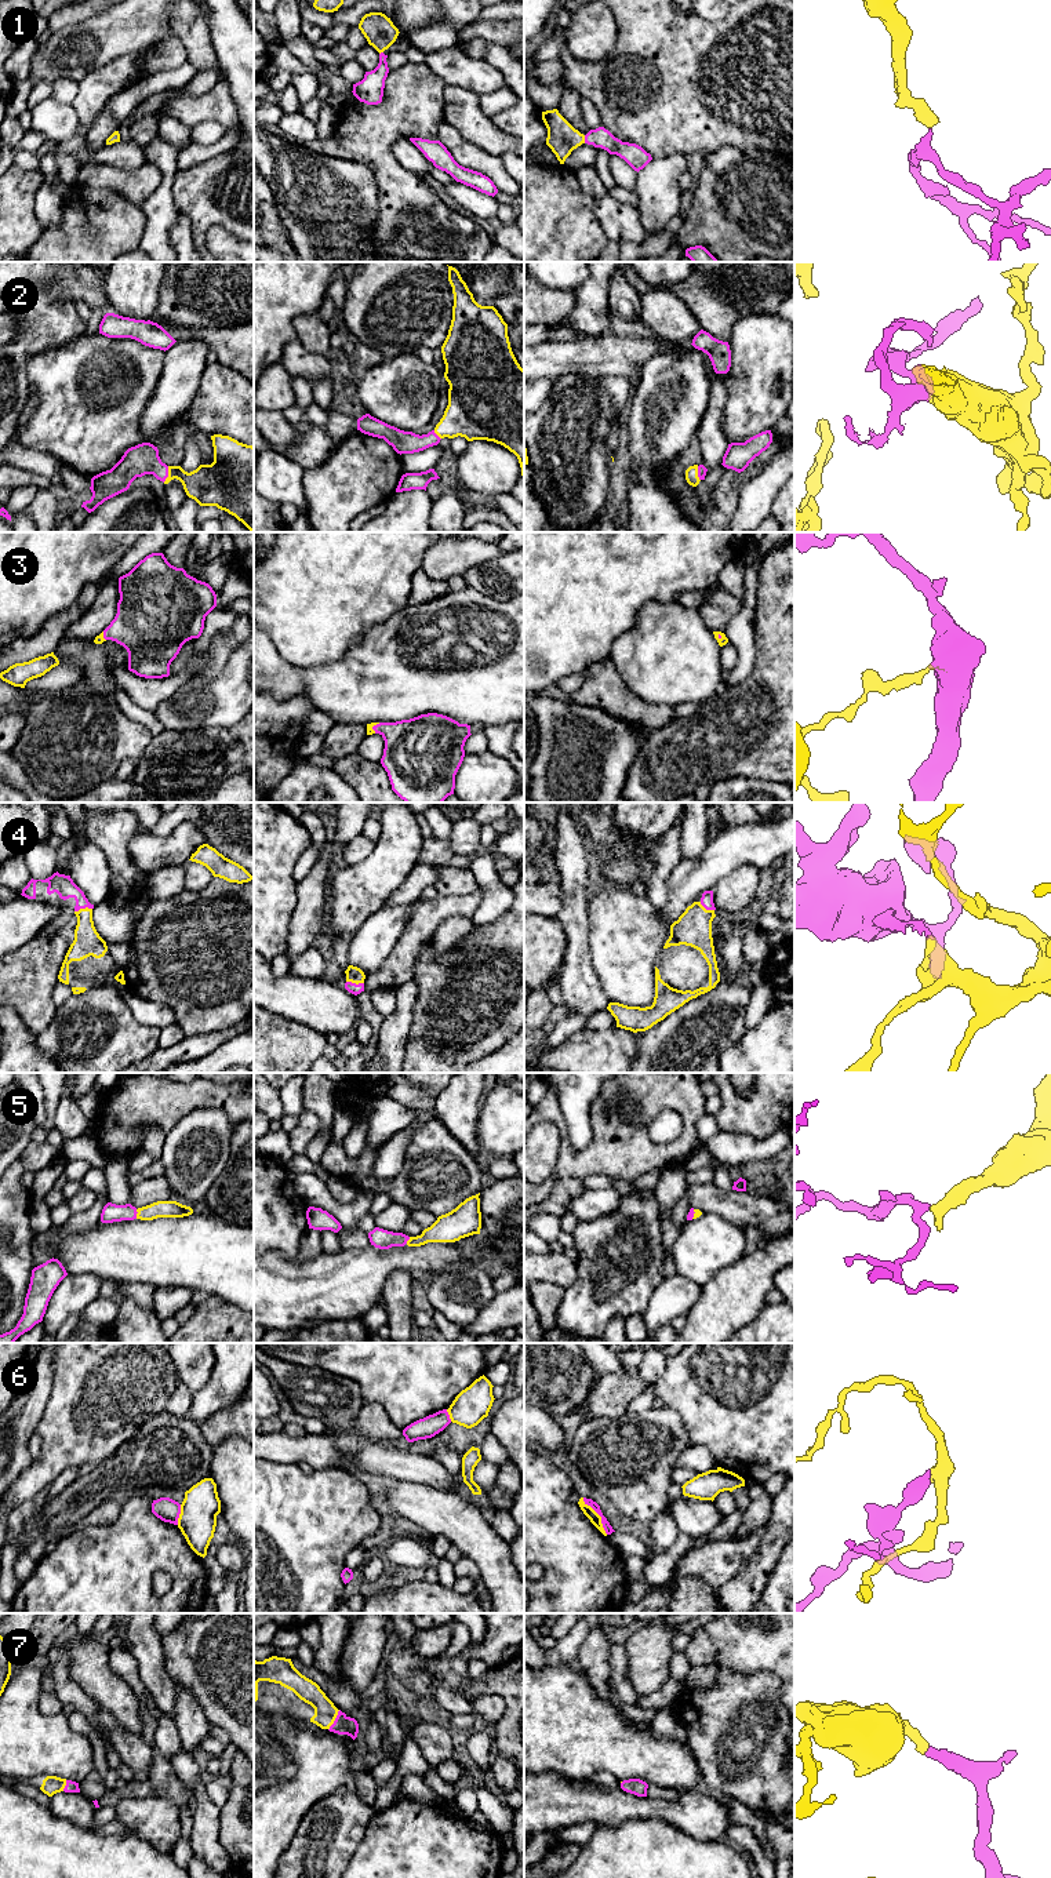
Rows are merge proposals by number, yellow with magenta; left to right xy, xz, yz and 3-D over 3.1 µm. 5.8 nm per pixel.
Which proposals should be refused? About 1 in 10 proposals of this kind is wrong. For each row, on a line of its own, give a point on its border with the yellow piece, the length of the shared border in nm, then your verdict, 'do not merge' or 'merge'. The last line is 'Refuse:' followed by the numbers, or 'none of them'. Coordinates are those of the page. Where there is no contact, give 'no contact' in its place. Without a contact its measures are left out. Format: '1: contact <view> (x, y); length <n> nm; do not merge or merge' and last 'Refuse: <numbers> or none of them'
1: contact yz (584, 139); length 50 nm; merge
2: contact xy (168, 475); length 100 nm; merge
3: contact xz (373, 725); length 70 nm; merge
4: contact xy (83, 909); length 110 nm; merge
5: contact xy (137, 1214); length 60 nm; merge
6: contact yz (599, 1516); length 260 nm; do not merge
7: contact xz (334, 1720); length 140 nm; merge
Refuse: 6

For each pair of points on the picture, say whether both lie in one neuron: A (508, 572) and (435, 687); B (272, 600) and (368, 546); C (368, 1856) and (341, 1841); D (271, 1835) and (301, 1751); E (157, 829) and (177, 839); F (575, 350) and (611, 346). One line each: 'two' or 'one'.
A: two
B: one
C: two
D: one
E: two
F: one

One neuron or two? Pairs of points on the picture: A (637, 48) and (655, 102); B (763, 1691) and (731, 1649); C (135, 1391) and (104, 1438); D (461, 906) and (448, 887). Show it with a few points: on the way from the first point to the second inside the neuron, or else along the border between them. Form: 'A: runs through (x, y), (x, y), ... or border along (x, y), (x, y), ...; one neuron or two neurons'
A: runs through (651, 62), (655, 66), (655, 88); one neuron
B: border along (719, 1667), (745, 1674), (773, 1669), (779, 1677); two neurons
C: runs through (124, 1402), (104, 1423), (104, 1427); one neuron
D: border along (479, 888), (469, 894), (439, 896); two neurons

